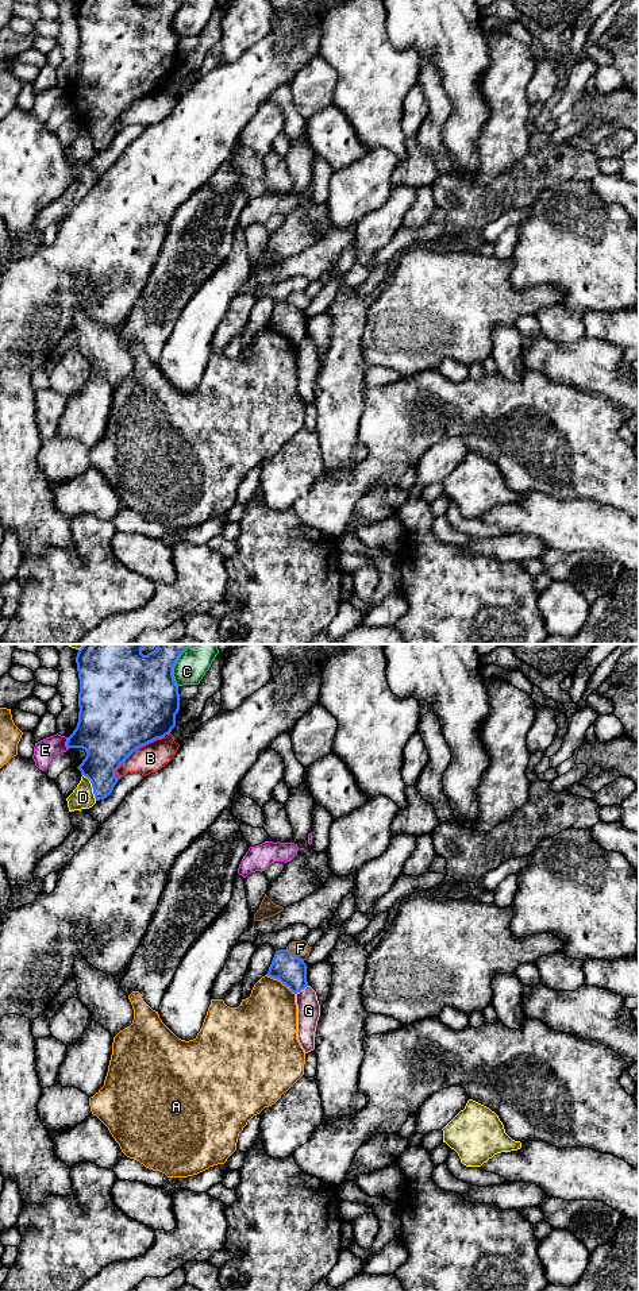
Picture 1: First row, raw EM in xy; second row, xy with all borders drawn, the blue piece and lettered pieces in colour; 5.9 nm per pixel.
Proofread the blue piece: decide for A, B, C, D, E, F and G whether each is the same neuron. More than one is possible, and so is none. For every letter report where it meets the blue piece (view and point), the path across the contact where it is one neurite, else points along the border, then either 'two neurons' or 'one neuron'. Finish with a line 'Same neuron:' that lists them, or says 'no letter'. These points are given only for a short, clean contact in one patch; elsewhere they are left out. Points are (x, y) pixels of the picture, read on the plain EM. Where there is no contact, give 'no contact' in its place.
A: xy (281, 334) | two neurons
B: xy (137, 100) | two neurons
C: xy (173, 18) | two neurons
D: xy (92, 138) | two neurons
E: xy (66, 95) | two neurons
F: xy (295, 307) | two neurons
G: xy (301, 340) | along xy (307, 336), (296, 346) | two neurons
Same neuron: no letter

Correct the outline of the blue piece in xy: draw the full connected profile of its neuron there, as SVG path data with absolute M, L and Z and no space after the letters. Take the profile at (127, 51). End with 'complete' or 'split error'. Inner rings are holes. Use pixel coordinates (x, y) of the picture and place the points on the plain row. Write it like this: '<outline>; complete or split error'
M80 0L76 8L80 45L78 74L68 89L66 99L82 100L85 111L77 119L93 139L96 153L107 150L120 130L115 123L138 100L162 90L176 78L176 66L180 62L178 36L173 28L173 19L186 0L155 0L147 7L142 0Z; complete

